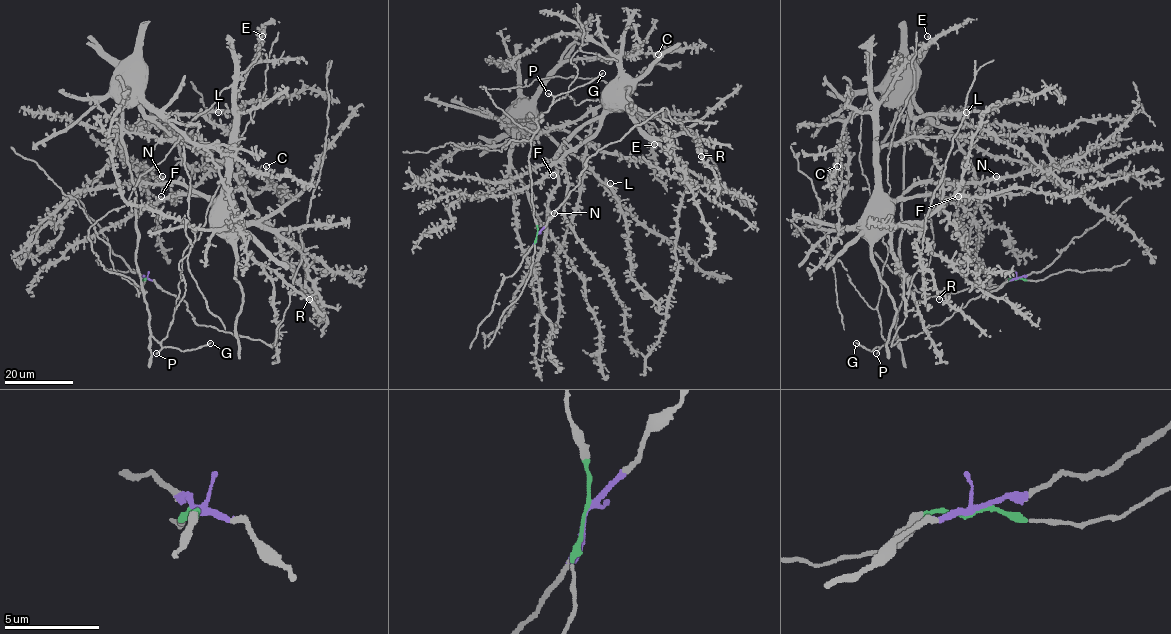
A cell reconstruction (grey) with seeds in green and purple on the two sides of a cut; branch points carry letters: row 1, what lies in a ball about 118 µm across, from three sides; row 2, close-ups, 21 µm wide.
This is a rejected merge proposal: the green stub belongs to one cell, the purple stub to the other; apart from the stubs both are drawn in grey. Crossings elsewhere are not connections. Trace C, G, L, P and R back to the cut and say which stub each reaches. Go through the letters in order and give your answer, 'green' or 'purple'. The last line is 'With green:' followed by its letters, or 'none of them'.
C: green
G: green
L: green
P: green
R: purple
With green: C, G, L, P

